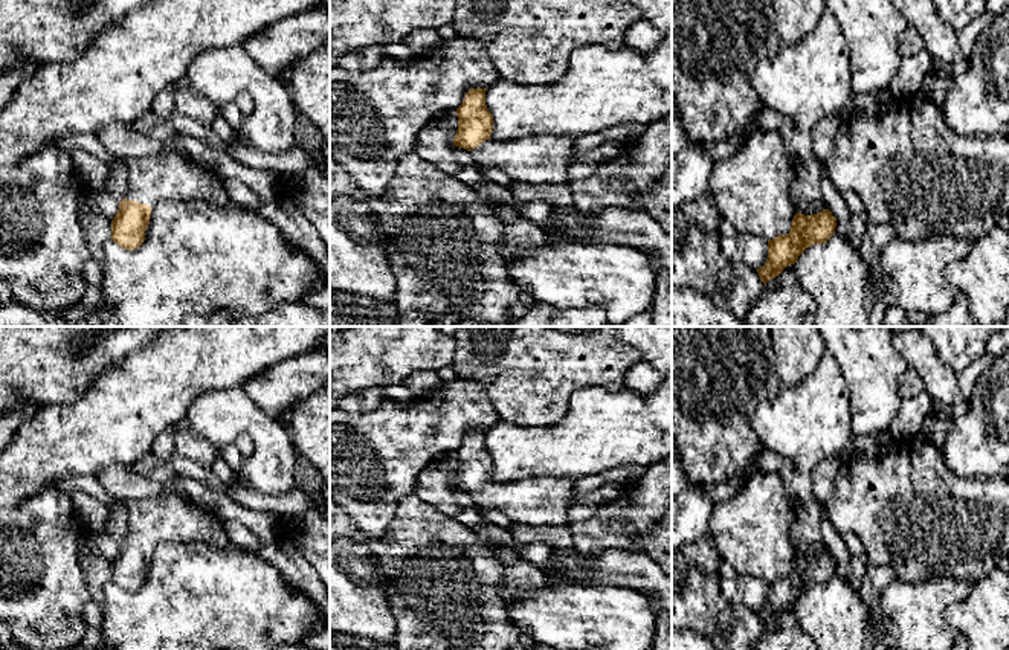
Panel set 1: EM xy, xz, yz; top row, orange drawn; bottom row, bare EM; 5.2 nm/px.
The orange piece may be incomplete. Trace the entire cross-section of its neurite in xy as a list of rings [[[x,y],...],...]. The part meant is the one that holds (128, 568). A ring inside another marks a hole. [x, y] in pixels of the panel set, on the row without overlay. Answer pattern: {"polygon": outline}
{"polygon": [[[162,491],[147,499],[125,499],[125,540],[111,562],[111,581],[125,592],[142,587],[157,543],[227,548],[226,523],[186,497]]]}

